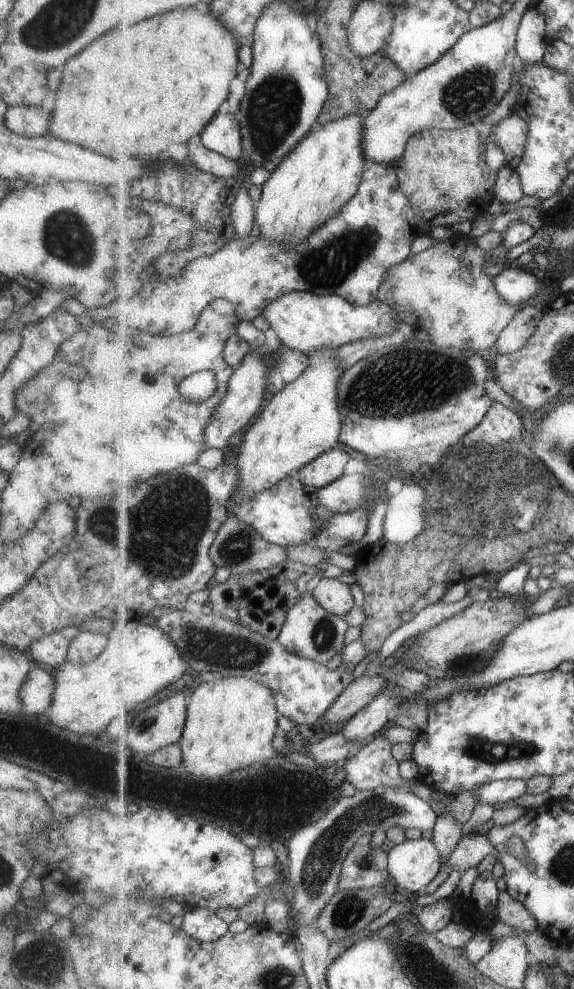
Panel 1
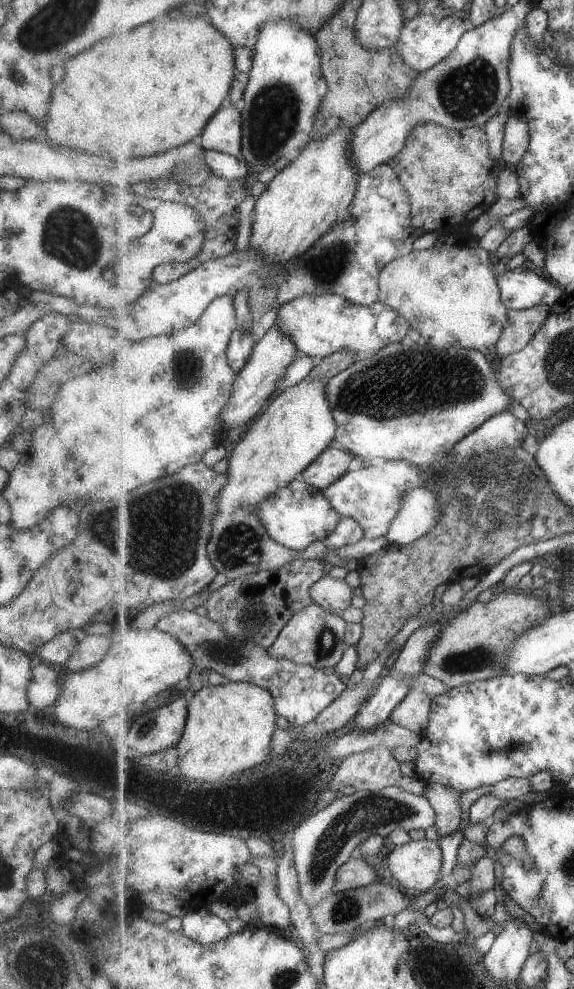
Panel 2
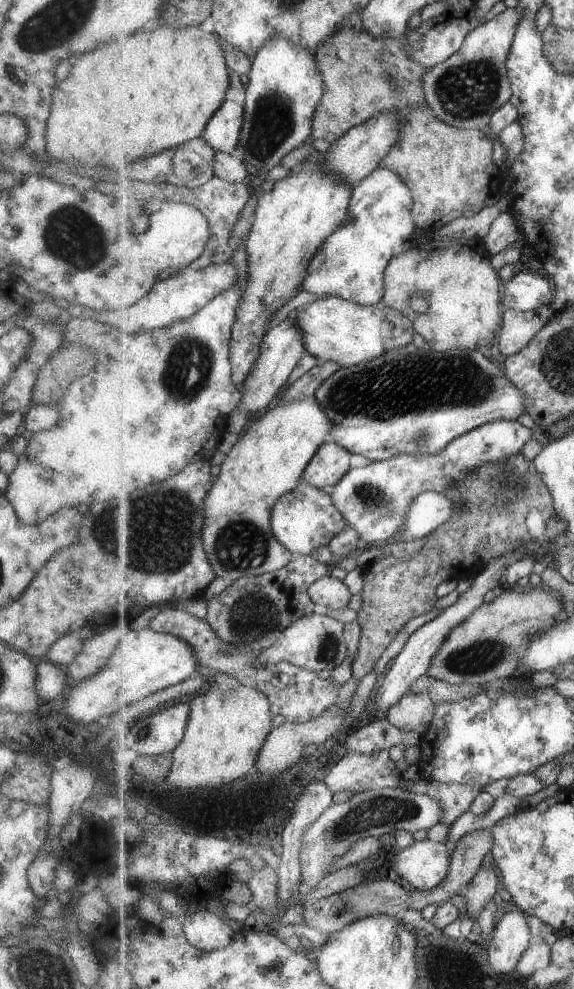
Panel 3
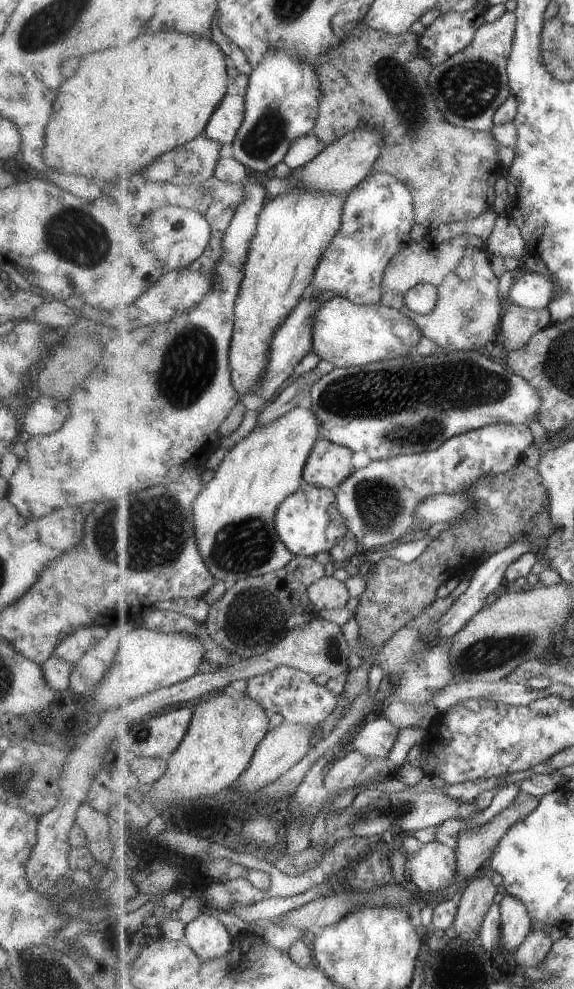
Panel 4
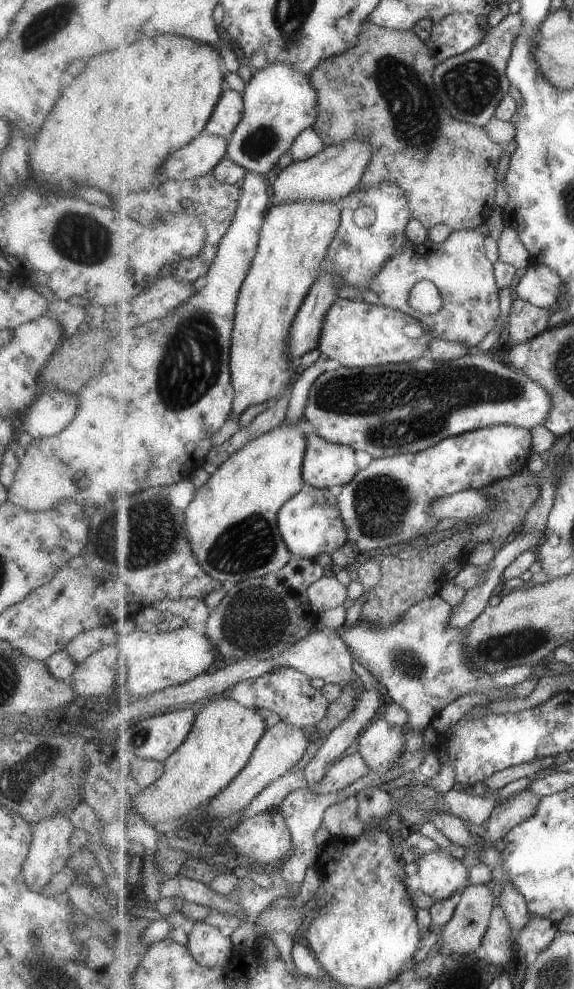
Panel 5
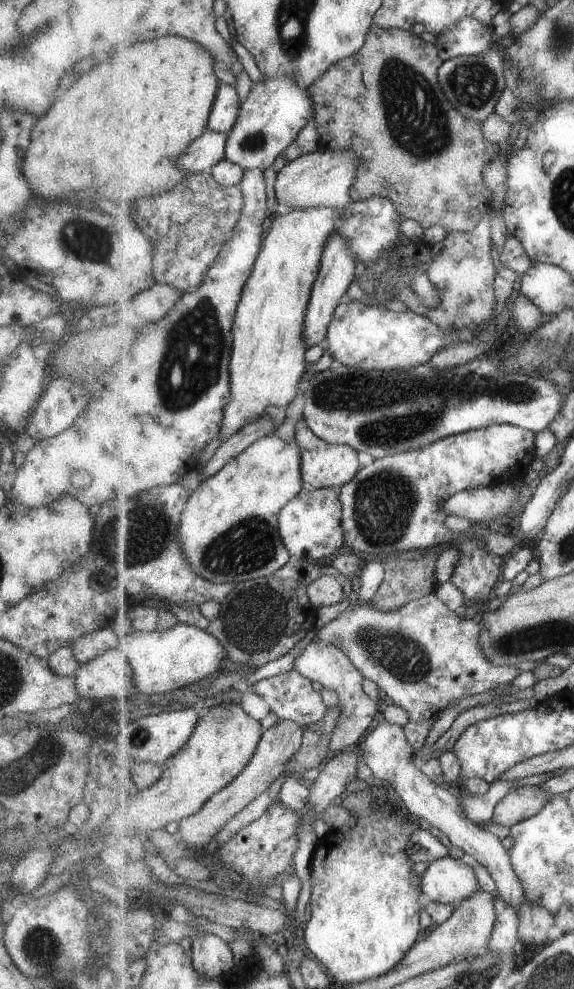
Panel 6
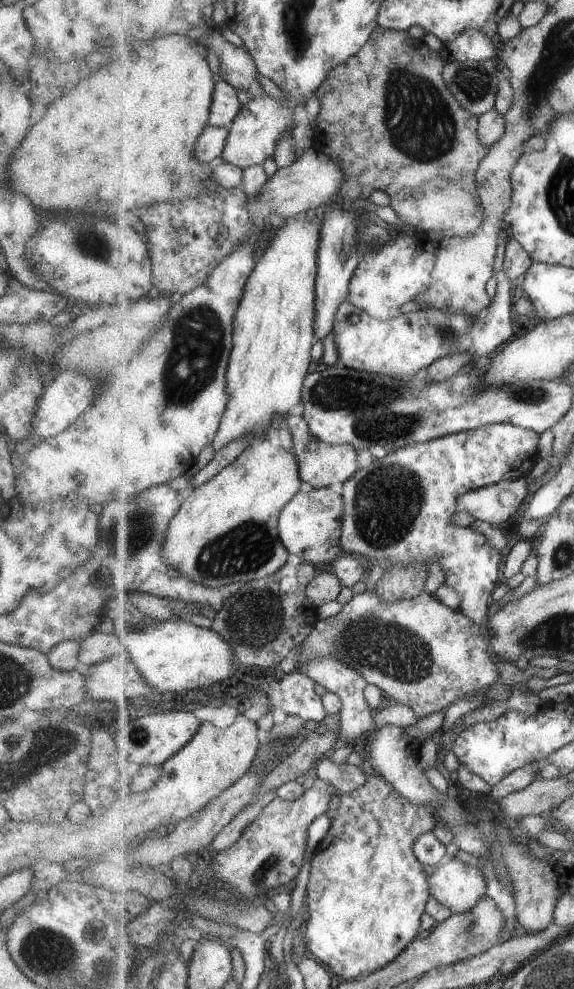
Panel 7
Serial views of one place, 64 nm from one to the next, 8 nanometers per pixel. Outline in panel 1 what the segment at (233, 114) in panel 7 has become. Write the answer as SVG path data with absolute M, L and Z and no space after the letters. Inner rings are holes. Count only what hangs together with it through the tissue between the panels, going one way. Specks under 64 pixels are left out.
M224 109L203 129L197 141L227 158L243 161L245 148L242 138L239 121Z

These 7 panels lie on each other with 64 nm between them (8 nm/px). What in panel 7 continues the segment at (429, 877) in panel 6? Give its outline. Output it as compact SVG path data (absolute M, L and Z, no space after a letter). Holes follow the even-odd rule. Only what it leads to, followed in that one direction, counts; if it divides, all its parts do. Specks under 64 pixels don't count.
M447 855L429 877L431 897L435 897L440 903L450 908L454 914L470 911L487 894L487 881L481 871L468 862L459 861Z

